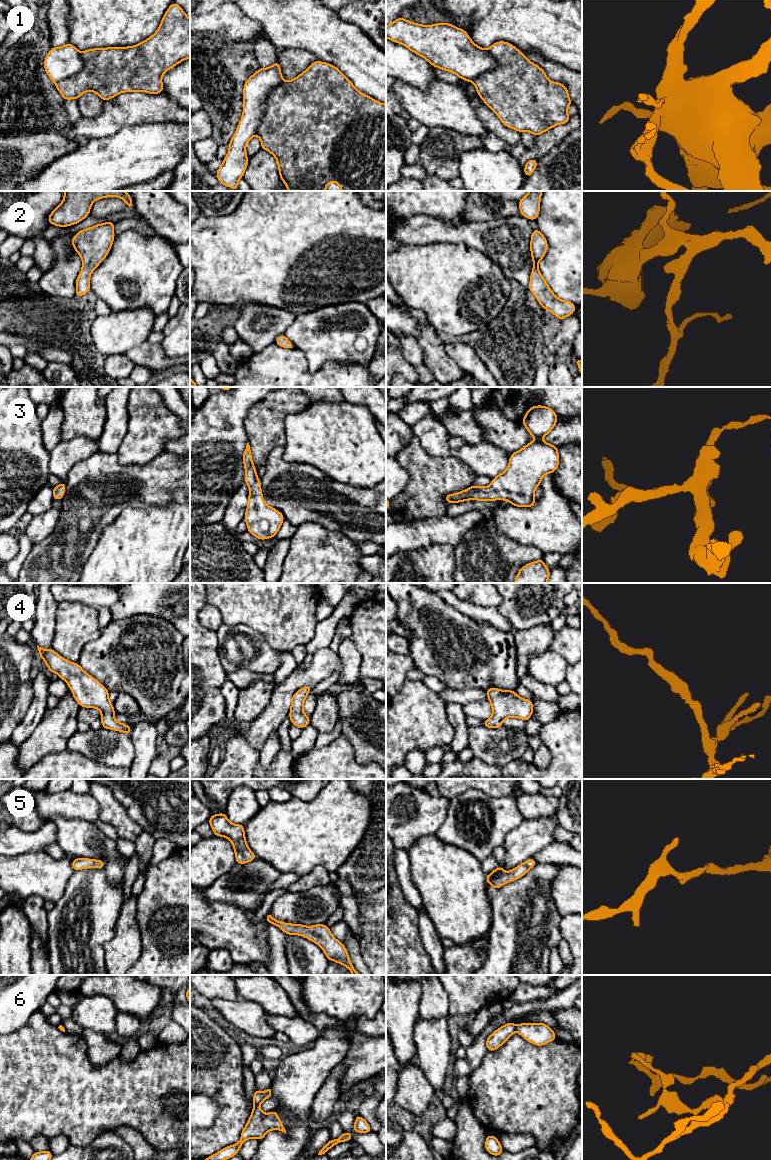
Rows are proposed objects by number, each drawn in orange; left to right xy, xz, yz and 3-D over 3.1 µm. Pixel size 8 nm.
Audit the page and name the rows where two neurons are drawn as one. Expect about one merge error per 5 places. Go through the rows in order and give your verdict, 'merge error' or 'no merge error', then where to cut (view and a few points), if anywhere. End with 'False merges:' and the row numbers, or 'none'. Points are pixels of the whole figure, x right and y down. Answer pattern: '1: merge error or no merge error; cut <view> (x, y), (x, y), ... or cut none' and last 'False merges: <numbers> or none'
1: no merge error; cut none
2: no merge error; cut none
3: no merge error; cut none
4: no merge error; cut none
5: no merge error; cut none
6: merge error; cut yz (515, 1025), (516, 1030)
False merges: 6

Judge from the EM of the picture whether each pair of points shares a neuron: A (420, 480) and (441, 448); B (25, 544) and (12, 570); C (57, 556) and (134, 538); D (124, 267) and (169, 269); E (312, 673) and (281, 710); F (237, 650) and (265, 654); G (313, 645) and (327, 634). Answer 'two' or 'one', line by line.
A: two
B: one
C: two
D: one
E: one
F: one
G: one

